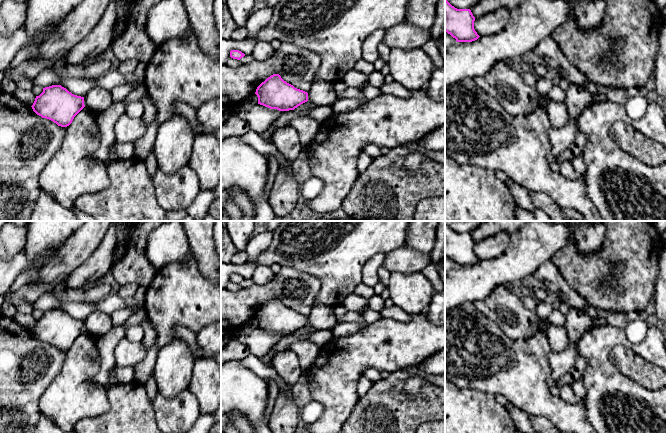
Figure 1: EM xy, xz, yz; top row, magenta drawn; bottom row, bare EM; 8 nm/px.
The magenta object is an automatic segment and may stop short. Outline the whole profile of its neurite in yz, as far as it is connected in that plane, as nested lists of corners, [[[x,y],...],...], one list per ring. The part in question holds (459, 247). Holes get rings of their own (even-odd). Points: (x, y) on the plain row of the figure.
[[[445,223],[445,256],[457,266],[472,266],[480,261],[474,253],[474,245],[470,233],[457,233]]]

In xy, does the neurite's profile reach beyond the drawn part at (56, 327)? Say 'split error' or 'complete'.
complete

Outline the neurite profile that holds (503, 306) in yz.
[[[499,285],[485,299],[474,302],[511,339],[528,339],[539,331],[537,315],[526,309],[517,289]]]

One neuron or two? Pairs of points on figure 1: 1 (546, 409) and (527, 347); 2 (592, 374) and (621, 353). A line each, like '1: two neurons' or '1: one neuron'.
1: one neuron
2: two neurons

